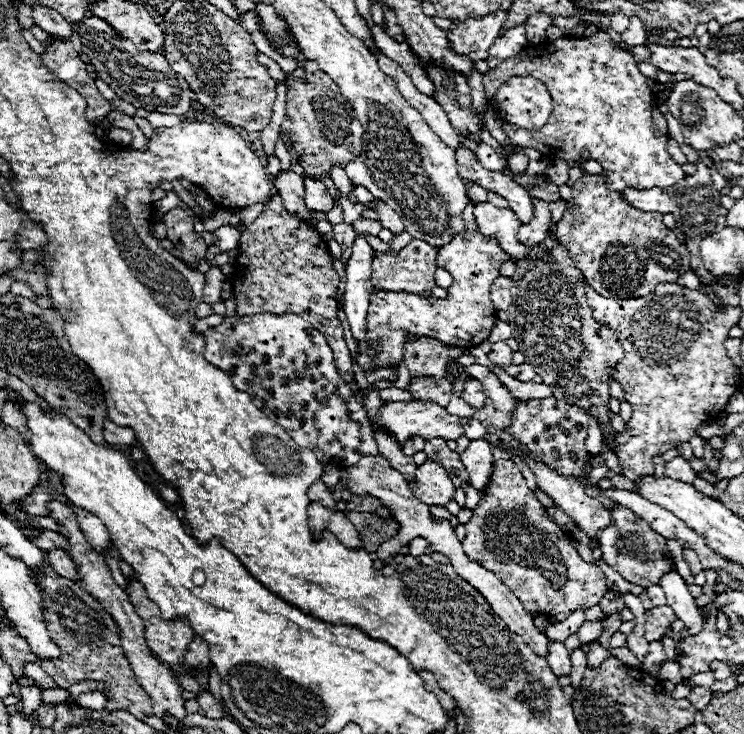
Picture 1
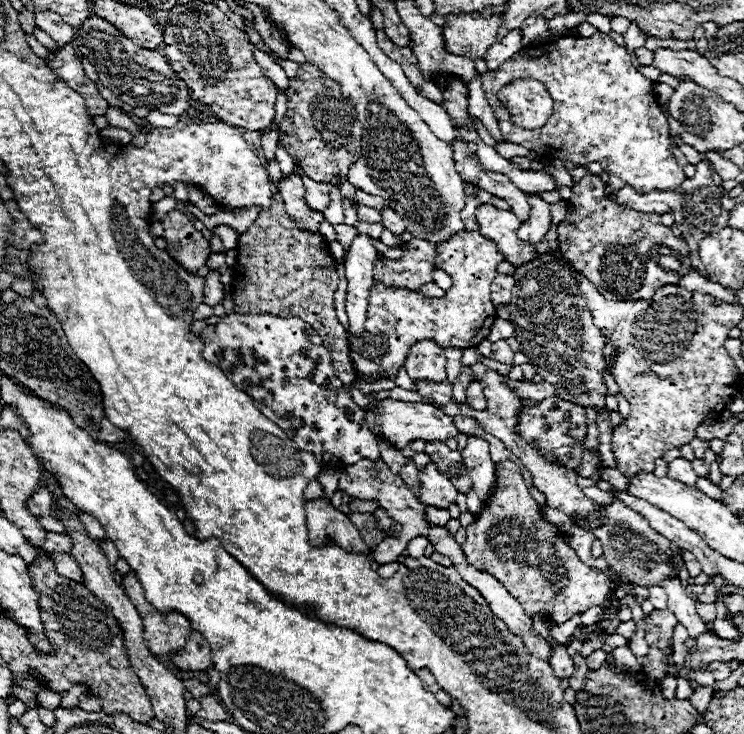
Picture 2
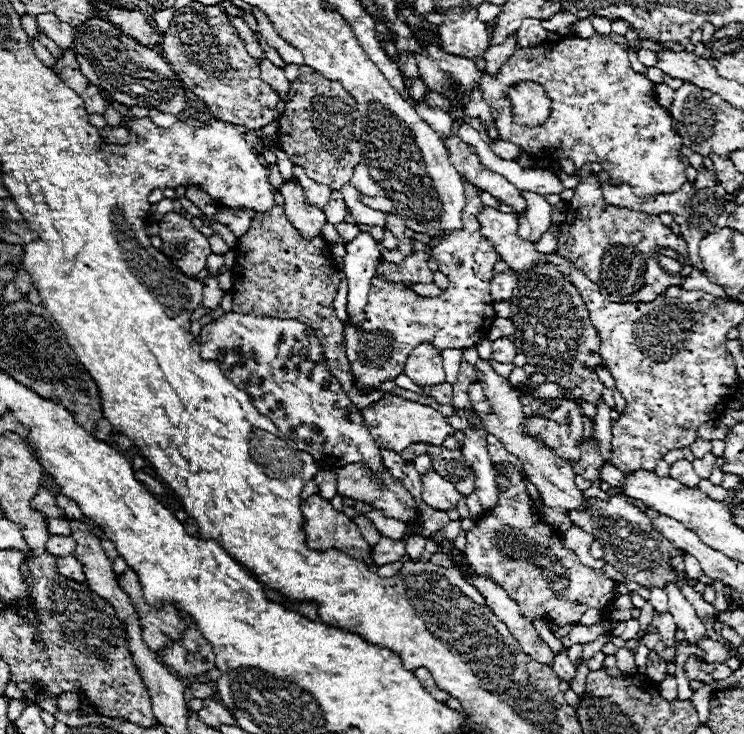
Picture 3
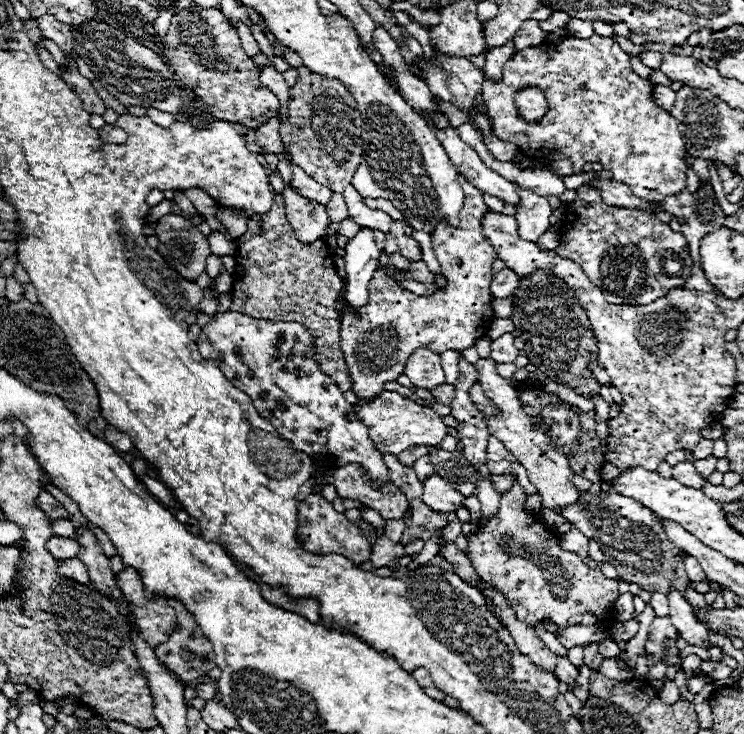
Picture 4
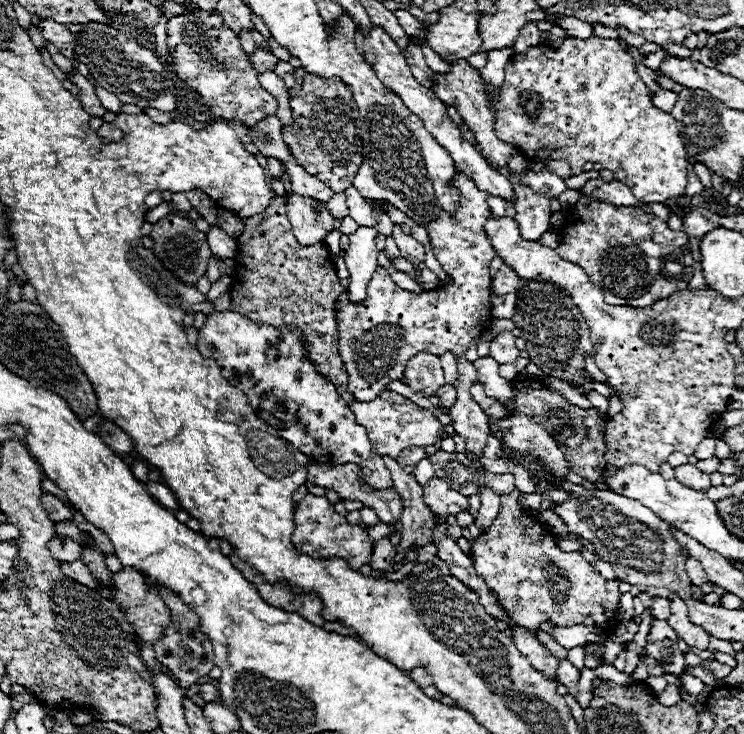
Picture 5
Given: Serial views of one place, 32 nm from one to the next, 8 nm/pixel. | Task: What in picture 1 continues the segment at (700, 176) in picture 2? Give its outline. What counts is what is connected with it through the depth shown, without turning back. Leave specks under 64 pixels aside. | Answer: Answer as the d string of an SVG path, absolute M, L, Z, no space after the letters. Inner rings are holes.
M700 160L696 164L696 172L694 176L686 176L678 186L672 188L652 188L652 190L622 190L620 192L624 202L630 202L630 206L634 206L636 210L652 210L652 212L660 212L660 214L674 214L676 216L676 224L682 230L686 240L686 248L690 250L690 262L692 262L692 270L700 276L702 282L714 282L712 274L704 268L704 262L700 258L700 240L710 236L714 230L722 230L726 226L726 214L728 210L722 206L720 202L720 192L716 190L712 178L710 178L710 168L704 160Z

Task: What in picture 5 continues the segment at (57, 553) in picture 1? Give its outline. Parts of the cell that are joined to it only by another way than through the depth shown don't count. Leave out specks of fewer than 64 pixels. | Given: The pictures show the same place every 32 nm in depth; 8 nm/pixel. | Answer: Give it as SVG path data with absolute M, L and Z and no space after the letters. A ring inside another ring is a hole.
M76 560L76 562L70 562L70 564L60 564L60 568L62 568L62 572L64 572L68 578L72 578L72 580L84 584L84 586L98 588L96 580L92 578L88 566L86 566L82 560Z

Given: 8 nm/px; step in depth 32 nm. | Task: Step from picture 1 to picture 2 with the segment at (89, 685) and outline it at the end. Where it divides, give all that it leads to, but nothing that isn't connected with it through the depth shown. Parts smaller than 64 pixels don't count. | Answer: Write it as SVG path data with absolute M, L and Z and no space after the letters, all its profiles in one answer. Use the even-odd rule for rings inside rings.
M76 684L76 686L73 686L68 692L64 693L60 702L60 706L65 709L78 707L79 695L86 692L87 686L84 686L83 684Z

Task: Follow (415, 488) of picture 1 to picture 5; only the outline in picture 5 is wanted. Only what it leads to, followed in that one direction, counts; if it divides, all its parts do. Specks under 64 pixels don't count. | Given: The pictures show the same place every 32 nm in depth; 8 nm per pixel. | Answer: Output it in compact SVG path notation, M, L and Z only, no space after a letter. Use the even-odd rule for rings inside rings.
M432 478L426 486L424 486L424 502L426 506L438 514L440 518L448 518L448 516L458 516L460 512L470 512L468 506L468 498L458 494L456 490L452 490L444 480L440 478Z

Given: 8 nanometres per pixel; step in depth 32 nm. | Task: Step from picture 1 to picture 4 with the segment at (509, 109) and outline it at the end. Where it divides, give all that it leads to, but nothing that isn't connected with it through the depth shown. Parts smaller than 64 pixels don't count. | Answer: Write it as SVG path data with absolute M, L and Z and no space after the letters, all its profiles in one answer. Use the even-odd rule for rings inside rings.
M524 88L516 92L516 106L526 120L540 120L546 112L546 98L536 88Z

